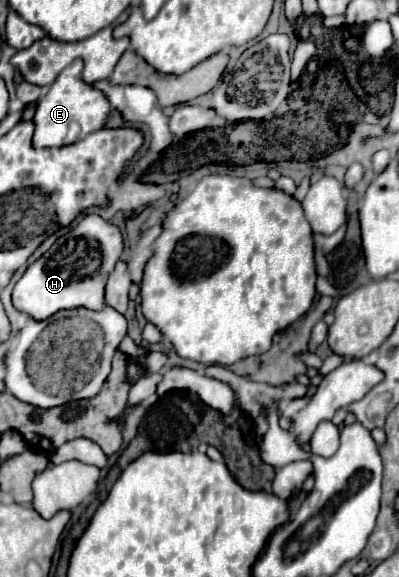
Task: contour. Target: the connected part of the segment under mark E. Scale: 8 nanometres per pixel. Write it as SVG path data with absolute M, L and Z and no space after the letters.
M75 59L71 65L67 65L61 75L53 81L49 91L39 99L37 113L33 117L37 129L33 135L33 145L37 147L63 147L71 145L79 139L85 139L89 133L95 133L103 129L111 115L111 103L93 85L85 83L83 77L83 61Z

